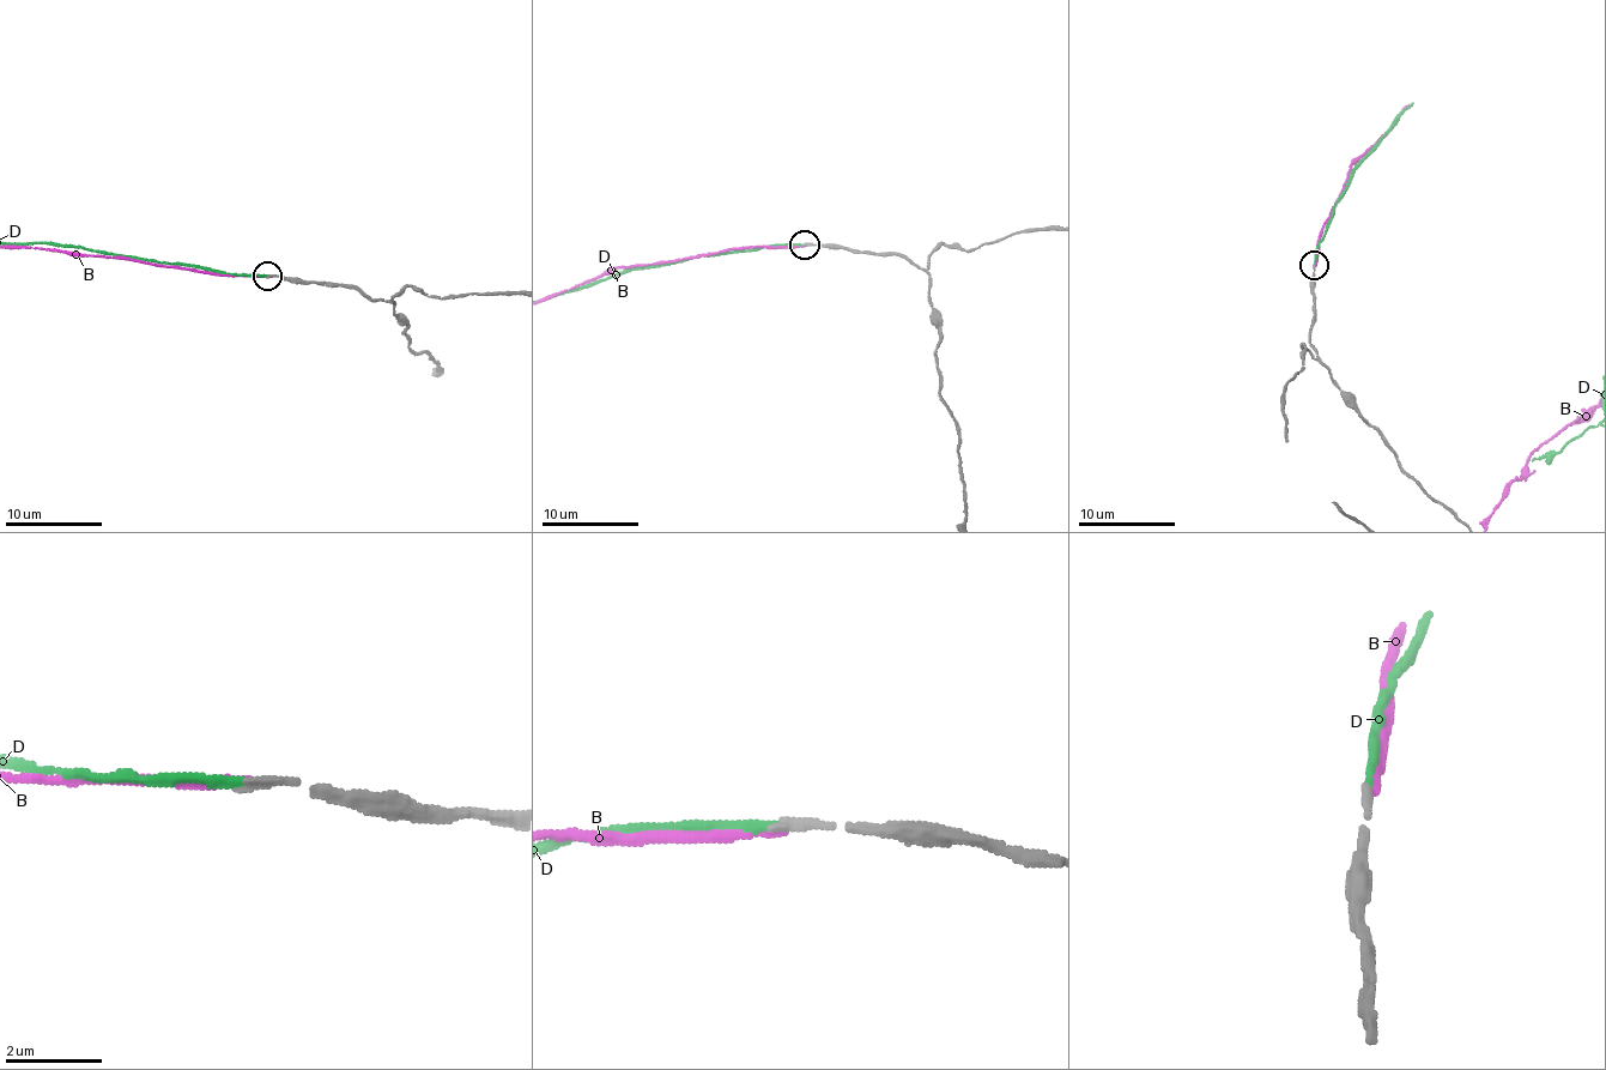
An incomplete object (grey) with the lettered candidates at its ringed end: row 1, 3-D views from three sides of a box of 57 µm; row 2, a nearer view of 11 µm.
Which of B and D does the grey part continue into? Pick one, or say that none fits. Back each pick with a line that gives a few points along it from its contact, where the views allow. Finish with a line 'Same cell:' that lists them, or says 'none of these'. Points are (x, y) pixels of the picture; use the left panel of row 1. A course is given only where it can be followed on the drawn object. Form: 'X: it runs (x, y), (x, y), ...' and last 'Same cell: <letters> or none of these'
Same cell: D

